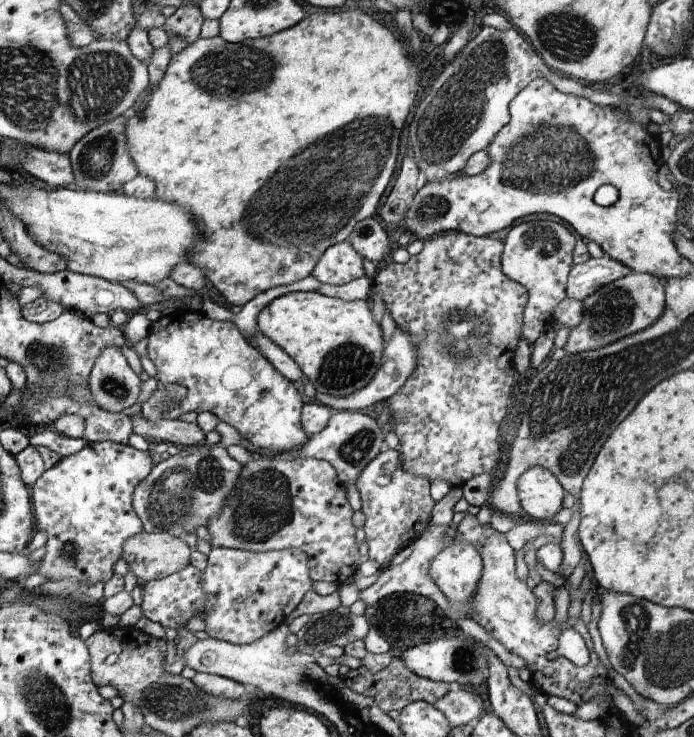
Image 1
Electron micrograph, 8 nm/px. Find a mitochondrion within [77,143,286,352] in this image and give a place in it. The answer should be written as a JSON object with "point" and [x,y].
{"point":[255,217]}

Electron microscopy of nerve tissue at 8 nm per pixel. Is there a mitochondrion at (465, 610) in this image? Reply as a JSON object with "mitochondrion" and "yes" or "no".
{"mitochondrion":"no"}

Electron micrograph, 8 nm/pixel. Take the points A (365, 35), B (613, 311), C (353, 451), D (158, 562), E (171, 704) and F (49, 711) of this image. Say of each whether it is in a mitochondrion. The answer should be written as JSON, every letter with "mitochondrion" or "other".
{"A":"other","B":"mitochondrion","C":"mitochondrion","D":"other","E":"mitochondrion","F":"mitochondrion"}

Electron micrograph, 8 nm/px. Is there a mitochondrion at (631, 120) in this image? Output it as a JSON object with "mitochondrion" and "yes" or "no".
{"mitochondrion":"no"}

